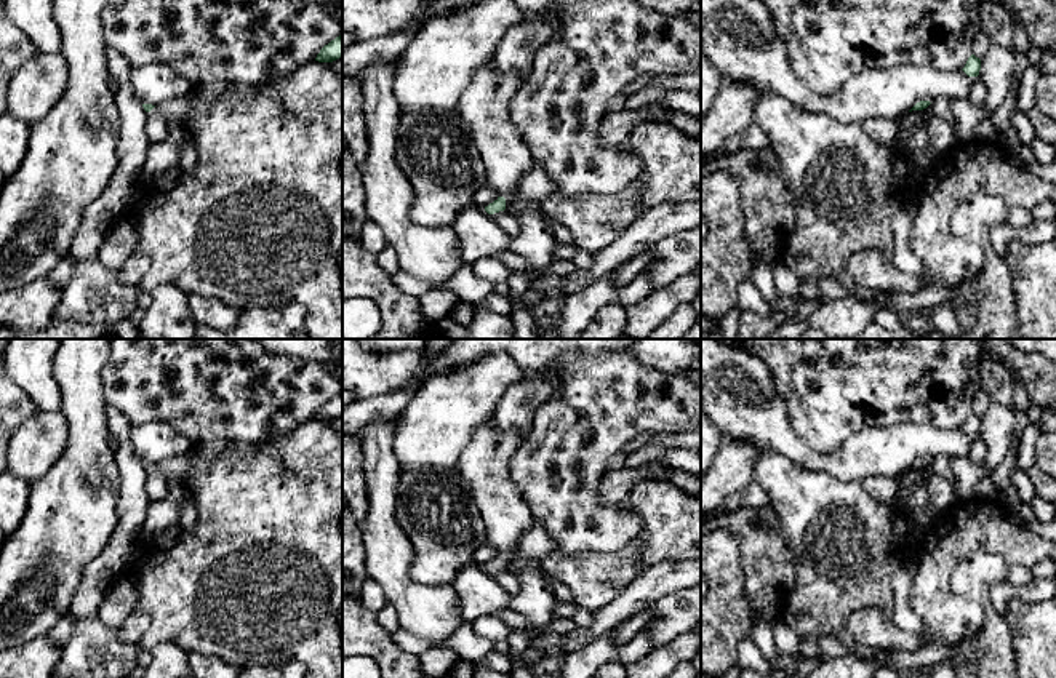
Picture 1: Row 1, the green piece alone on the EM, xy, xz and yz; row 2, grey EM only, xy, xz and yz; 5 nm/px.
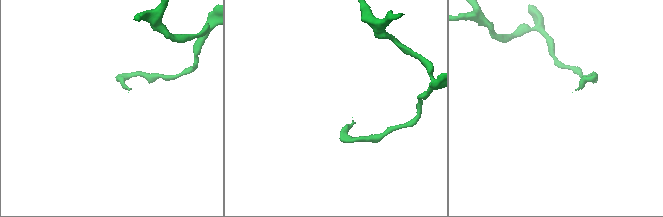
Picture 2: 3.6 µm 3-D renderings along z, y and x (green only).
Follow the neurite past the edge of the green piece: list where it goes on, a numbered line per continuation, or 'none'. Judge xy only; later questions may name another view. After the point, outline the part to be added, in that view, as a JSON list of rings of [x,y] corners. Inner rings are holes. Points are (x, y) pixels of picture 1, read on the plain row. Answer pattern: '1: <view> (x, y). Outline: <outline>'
1: xy (178, 469). Outline: [[[182,454],[155,464],[147,473],[160,473],[166,481],[176,481],[186,489],[186,483],[192,473],[190,454]]]

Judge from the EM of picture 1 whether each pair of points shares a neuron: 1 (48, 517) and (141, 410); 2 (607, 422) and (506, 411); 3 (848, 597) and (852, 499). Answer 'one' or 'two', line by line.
1: two
2: two
3: one

